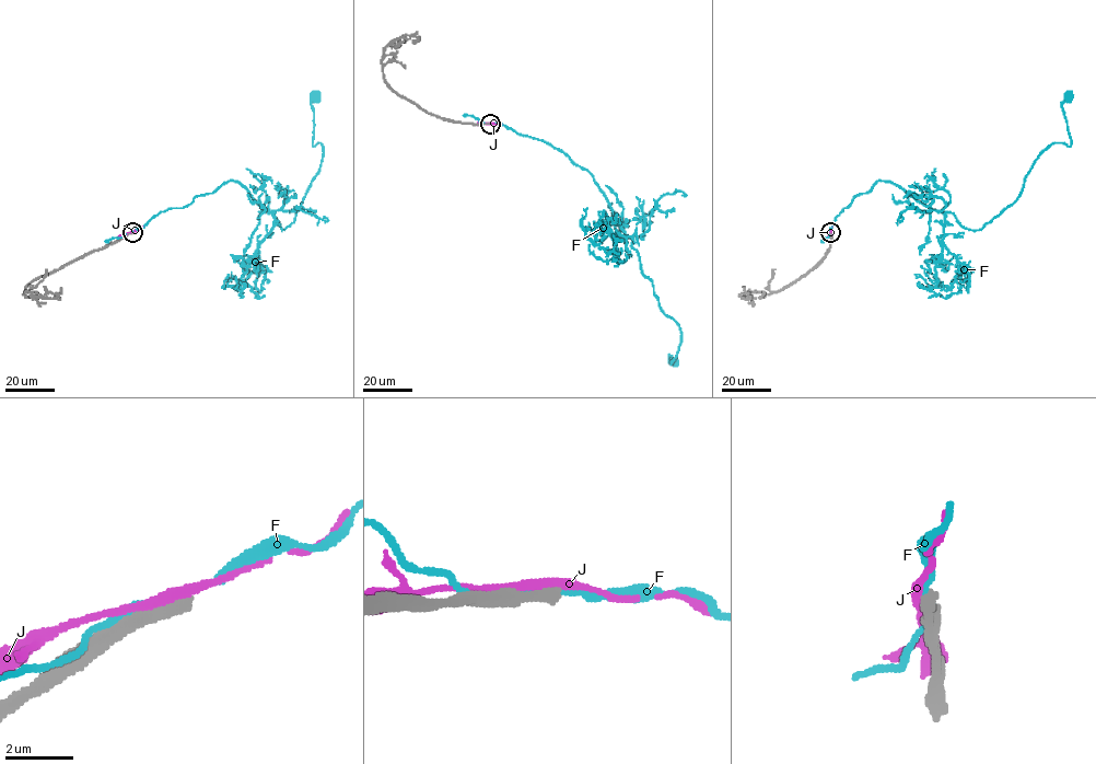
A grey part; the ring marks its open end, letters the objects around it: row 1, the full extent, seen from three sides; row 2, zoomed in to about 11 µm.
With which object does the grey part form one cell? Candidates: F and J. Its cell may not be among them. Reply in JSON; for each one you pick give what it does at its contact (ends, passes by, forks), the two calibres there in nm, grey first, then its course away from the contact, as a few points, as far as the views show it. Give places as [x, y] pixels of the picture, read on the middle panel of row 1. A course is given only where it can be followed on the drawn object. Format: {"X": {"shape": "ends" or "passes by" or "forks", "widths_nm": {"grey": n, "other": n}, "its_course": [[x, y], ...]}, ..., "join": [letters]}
{"join": []}

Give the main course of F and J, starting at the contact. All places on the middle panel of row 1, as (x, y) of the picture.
F: (487, 124), (547, 142), (592, 175), (632, 240), (659, 305), (679, 326), (672, 362)
J: (488, 123), (502, 125)

